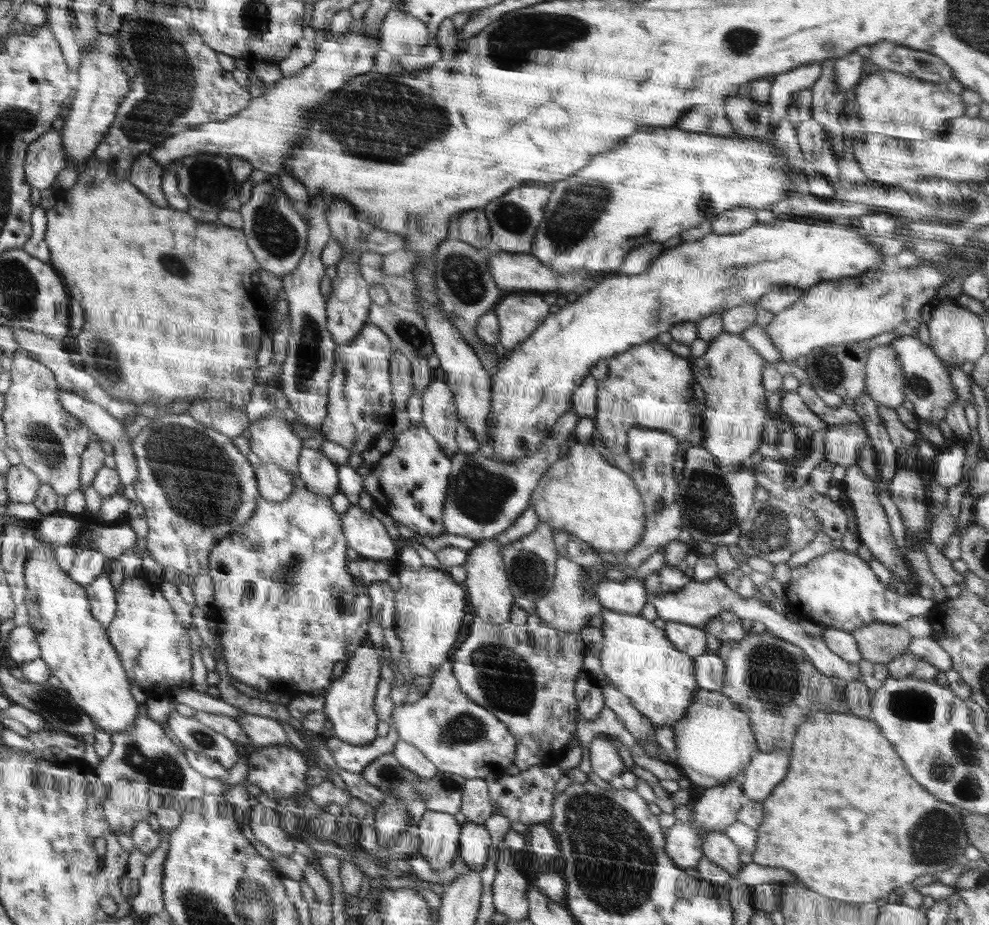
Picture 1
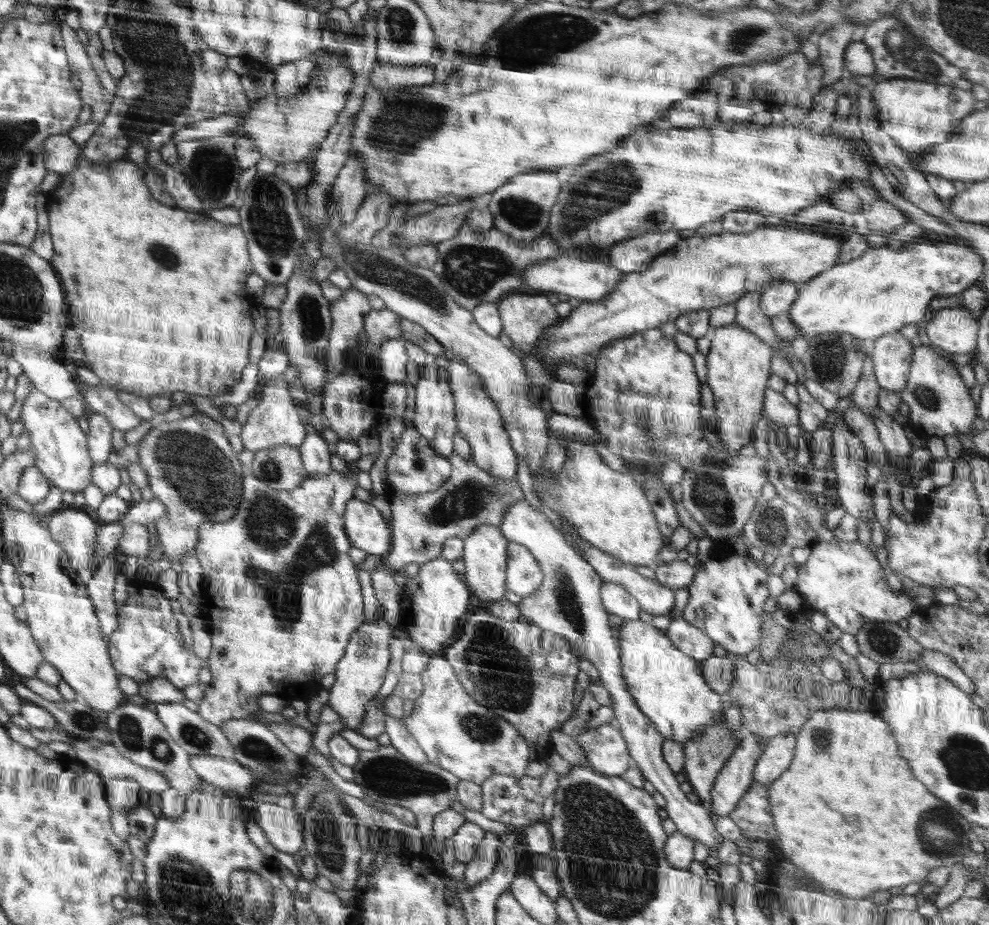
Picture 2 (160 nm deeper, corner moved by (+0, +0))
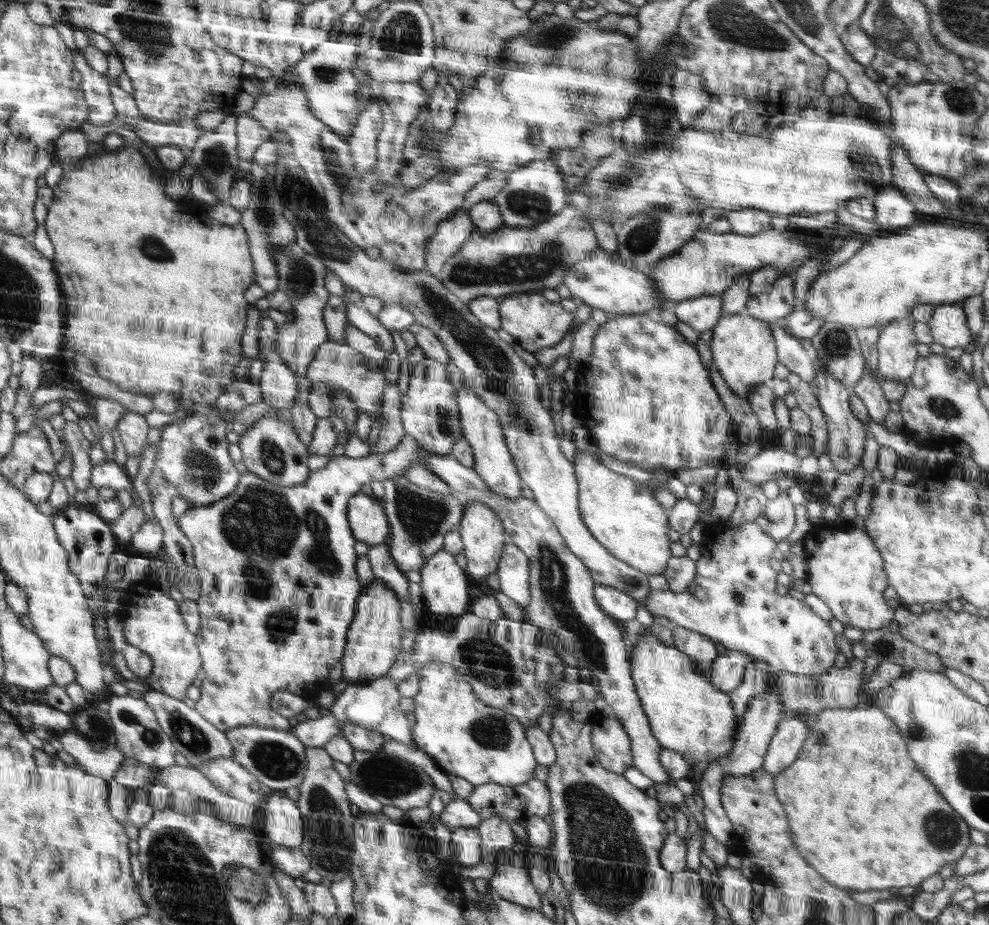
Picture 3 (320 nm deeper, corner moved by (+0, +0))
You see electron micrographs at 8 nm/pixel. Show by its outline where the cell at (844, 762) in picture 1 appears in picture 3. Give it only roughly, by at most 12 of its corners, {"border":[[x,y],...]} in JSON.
{"border":[[874,703],[775,776],[795,849],[850,891],[918,888],[971,828]]}

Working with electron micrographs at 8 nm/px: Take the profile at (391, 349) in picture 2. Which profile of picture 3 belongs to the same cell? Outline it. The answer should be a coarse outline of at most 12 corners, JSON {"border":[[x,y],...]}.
{"border":[[348,303],[348,324],[371,336],[387,354],[394,352],[388,330],[361,305]]}

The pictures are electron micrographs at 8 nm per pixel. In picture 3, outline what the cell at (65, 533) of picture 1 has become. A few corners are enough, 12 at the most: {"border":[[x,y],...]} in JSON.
{"border":[[72,503],[53,517],[71,569],[103,586],[118,543],[110,526]]}

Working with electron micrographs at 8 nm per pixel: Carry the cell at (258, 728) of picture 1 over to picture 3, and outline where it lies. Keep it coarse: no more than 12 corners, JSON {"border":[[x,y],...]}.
{"border":[[328,711],[290,730],[306,747],[323,747],[340,734]]}

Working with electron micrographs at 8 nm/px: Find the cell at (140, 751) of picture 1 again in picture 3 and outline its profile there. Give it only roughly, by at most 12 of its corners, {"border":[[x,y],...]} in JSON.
{"border":[[112,696],[117,749],[160,770],[176,766],[172,739],[140,698]]}

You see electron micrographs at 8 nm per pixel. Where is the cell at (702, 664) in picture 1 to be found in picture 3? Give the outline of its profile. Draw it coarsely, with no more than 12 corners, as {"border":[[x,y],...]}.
{"border":[[728,651],[714,660],[708,678],[718,690],[742,684],[748,653]]}

